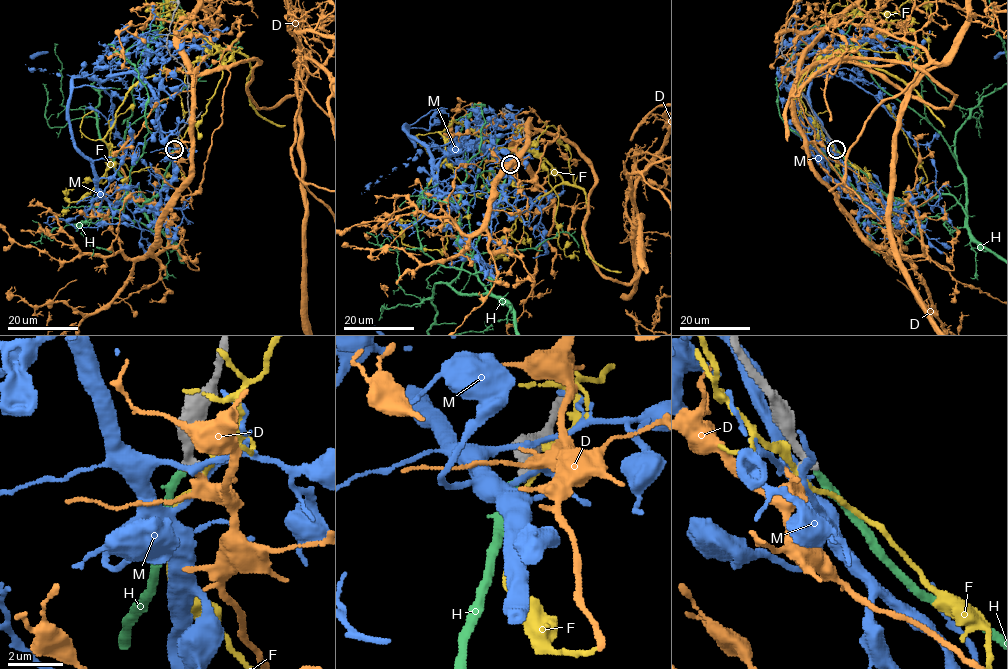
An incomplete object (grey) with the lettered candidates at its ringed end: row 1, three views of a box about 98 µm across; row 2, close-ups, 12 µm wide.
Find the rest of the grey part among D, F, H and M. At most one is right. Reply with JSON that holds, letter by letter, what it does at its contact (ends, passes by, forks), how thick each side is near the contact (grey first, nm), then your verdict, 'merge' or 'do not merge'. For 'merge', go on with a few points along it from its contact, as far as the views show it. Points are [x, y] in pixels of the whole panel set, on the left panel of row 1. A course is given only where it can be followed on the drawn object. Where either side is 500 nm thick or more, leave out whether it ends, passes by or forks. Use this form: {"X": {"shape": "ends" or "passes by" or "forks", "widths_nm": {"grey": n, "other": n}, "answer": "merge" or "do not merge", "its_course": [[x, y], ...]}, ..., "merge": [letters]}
{"D": {"shape": "passes by", "widths_nm": {"grey": 260, "other": 400}, "answer": "do not merge"}, "F": {"shape": "passes by", "widths_nm": {"grey": 260, "other": 220}, "answer": "do not merge"}, "H": {"shape": "ends", "widths_nm": {"grey": 320, "other": 280}, "answer": "merge"}, "M": {"shape": "passes by", "widths_nm": {"grey": 280, "other": 280}, "answer": "do not merge"}, "merge": ["H"]}

